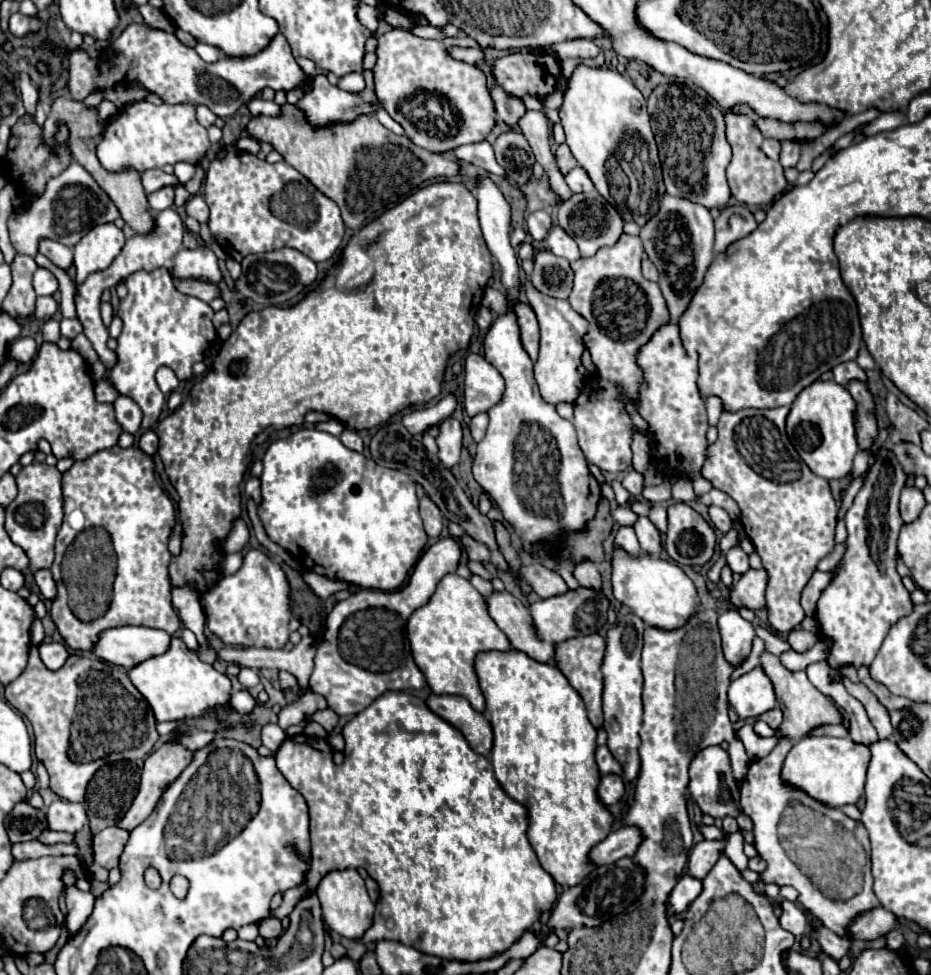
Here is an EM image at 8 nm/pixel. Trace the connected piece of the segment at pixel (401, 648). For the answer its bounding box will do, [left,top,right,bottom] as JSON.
[310,536,460,716]

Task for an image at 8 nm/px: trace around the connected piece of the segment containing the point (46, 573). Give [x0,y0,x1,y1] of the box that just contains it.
[34,570,56,600]

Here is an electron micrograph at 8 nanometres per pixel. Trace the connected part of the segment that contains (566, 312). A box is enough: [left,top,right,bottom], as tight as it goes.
[524,280,586,404]

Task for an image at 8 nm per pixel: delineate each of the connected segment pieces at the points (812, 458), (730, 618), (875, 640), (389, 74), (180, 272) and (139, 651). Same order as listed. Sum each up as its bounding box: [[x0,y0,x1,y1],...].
[[786,380,858,480],[718,610,754,664],[814,446,914,670],[372,30,498,152],[172,246,222,282],[92,626,170,670]]

